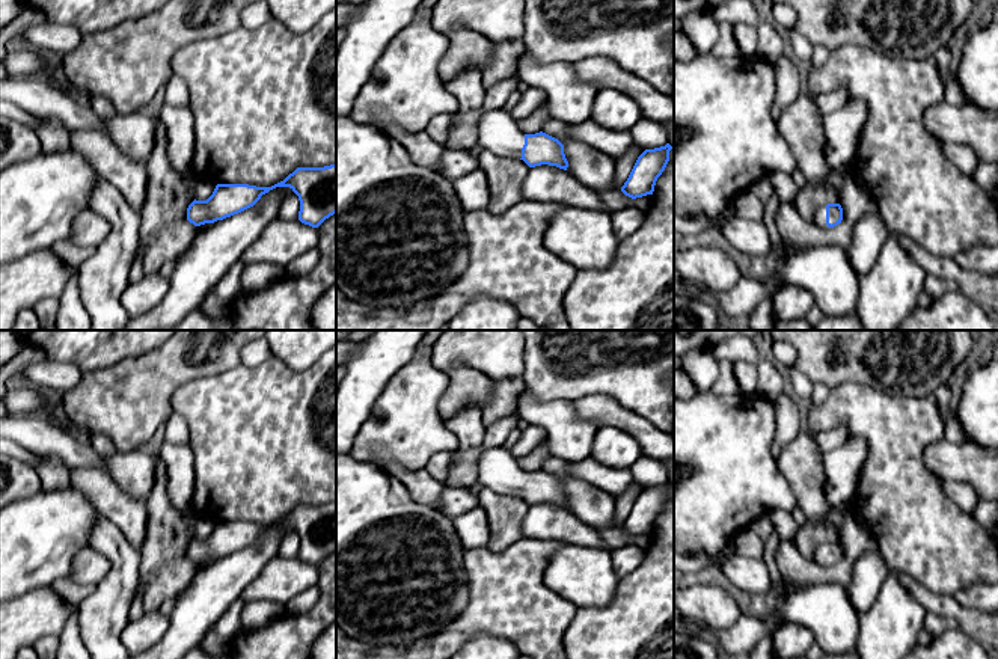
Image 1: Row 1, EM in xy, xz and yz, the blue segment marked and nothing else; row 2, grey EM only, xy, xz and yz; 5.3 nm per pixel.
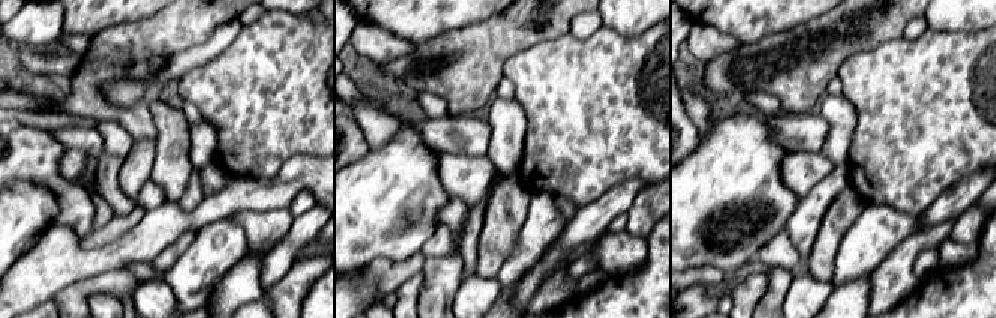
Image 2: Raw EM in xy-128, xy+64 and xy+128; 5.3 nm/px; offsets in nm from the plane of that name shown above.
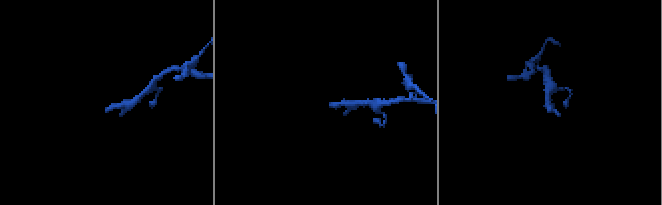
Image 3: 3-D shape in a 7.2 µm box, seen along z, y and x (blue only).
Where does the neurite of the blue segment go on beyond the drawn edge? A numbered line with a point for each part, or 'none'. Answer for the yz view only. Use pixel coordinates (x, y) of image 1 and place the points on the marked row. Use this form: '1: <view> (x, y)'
1: yz (820, 213)

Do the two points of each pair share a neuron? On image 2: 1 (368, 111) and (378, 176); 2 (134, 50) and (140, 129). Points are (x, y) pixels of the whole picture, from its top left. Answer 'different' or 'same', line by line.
1: different
2: same

